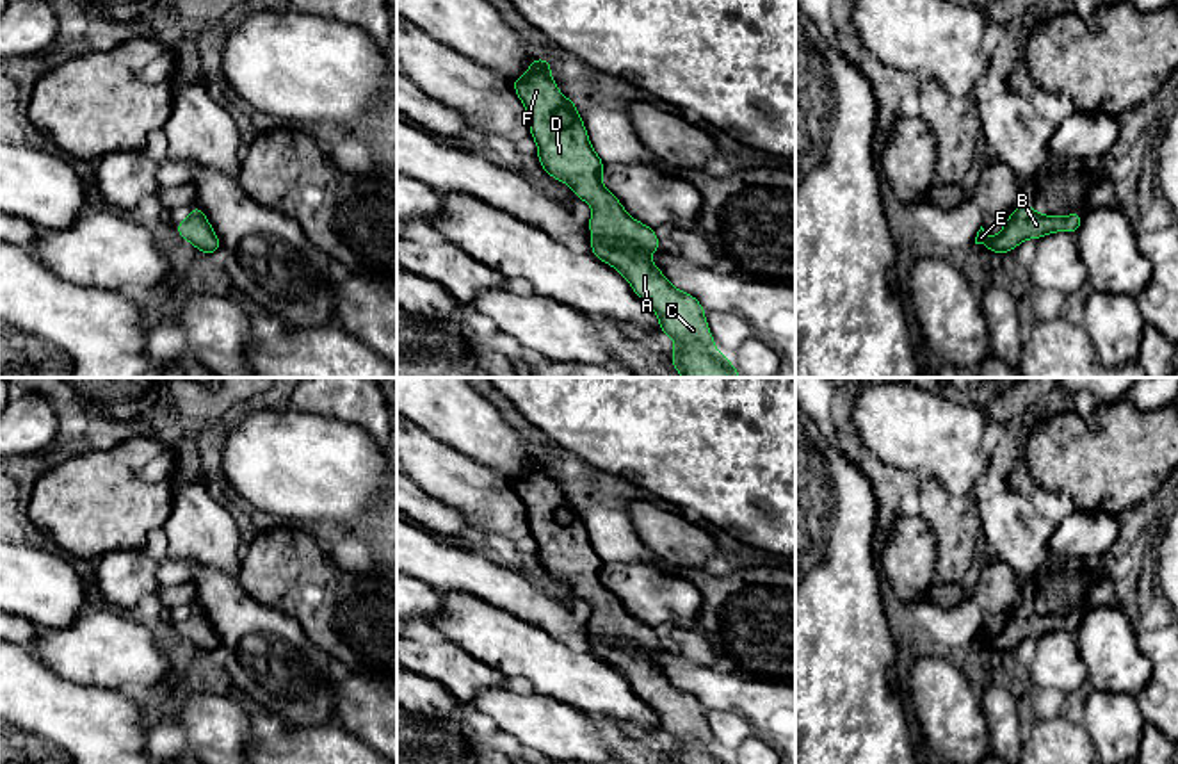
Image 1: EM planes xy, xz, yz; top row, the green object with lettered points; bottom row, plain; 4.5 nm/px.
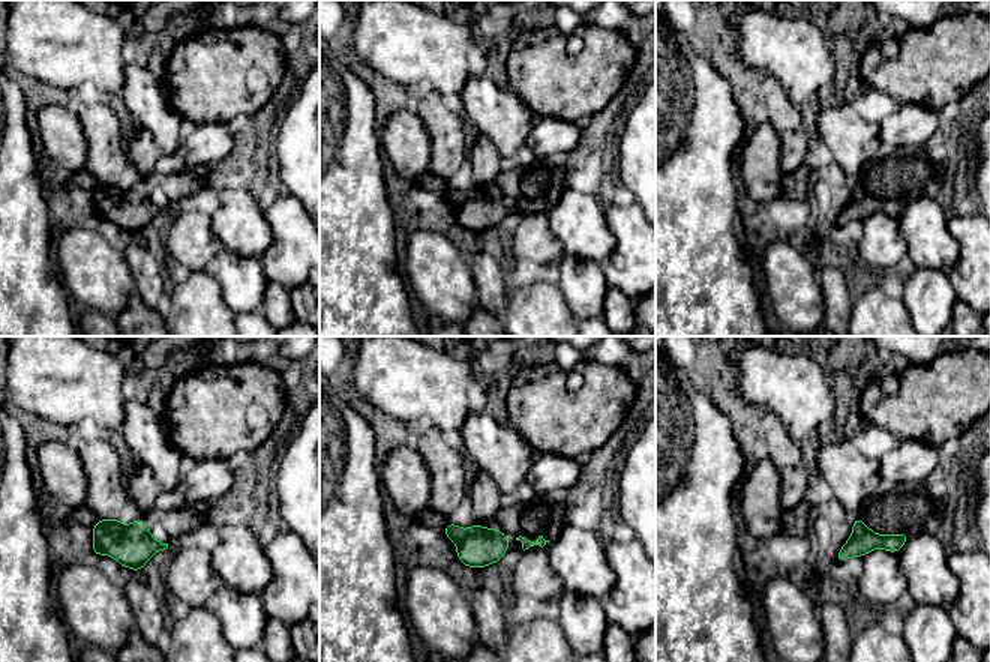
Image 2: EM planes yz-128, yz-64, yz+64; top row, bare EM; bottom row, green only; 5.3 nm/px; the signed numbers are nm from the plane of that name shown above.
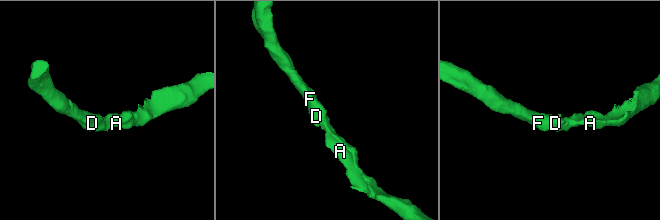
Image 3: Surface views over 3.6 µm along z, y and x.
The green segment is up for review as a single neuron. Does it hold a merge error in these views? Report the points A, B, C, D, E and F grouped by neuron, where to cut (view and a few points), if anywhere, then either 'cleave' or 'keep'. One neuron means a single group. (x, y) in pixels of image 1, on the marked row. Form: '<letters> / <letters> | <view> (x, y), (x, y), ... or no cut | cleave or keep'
A B C D E F | no cut | keep

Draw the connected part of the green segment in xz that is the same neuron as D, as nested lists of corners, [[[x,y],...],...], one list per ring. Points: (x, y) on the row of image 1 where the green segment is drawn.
[[[536,57],[525,75],[511,82],[527,109],[530,135],[539,148],[537,160],[541,167],[552,178],[571,185],[575,198],[593,207],[587,223],[593,235],[589,242],[593,255],[619,271],[633,292],[655,310],[660,322],[658,331],[674,338],[676,347],[669,362],[683,378],[742,378],[730,360],[717,351],[701,303],[694,296],[674,289],[646,256],[650,251],[664,251],[657,233],[630,217],[619,199],[601,183],[605,164],[589,142],[575,100],[566,100],[557,89],[550,75],[552,66],[552,62]]]

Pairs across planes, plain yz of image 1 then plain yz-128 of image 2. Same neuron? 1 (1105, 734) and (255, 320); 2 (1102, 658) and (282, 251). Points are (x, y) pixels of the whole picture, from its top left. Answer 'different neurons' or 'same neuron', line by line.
1: different neurons
2: different neurons

